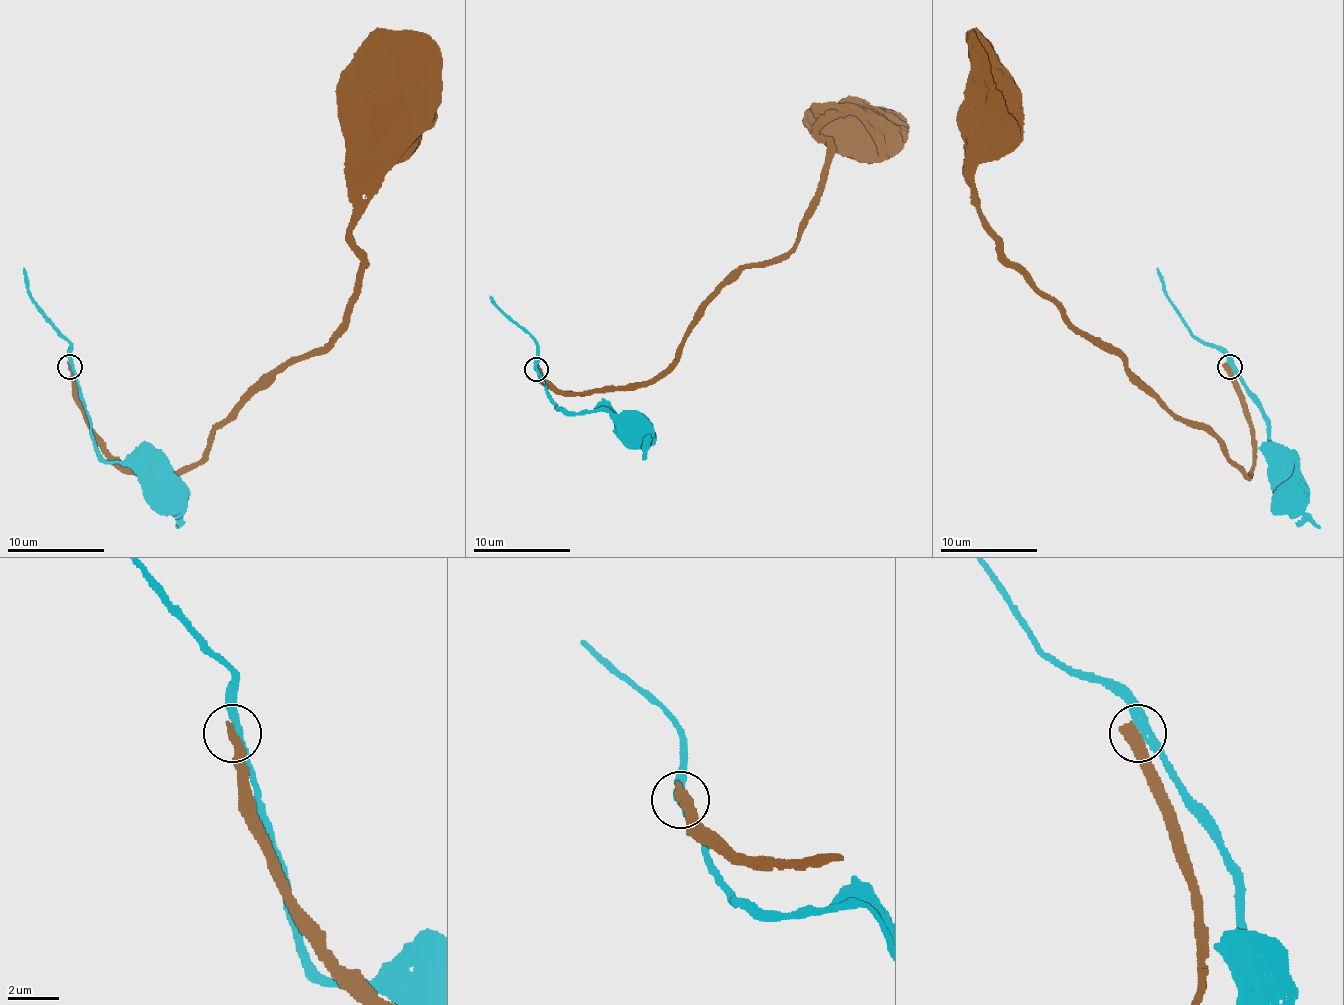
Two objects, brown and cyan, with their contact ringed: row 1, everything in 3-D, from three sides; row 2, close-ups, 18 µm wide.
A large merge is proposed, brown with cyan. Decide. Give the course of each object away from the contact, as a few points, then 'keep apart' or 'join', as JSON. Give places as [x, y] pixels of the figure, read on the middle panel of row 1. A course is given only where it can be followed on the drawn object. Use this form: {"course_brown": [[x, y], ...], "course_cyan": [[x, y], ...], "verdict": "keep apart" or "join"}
{"course_brown": [[536, 370], [558, 392], [655, 382], [740, 270], [794, 245], [819, 131], [840, 109], [850, 128]], "course_cyan": [[538, 370], [545, 392], [560, 409], [575, 413], [611, 411], [633, 421]], "verdict": "keep apart"}

